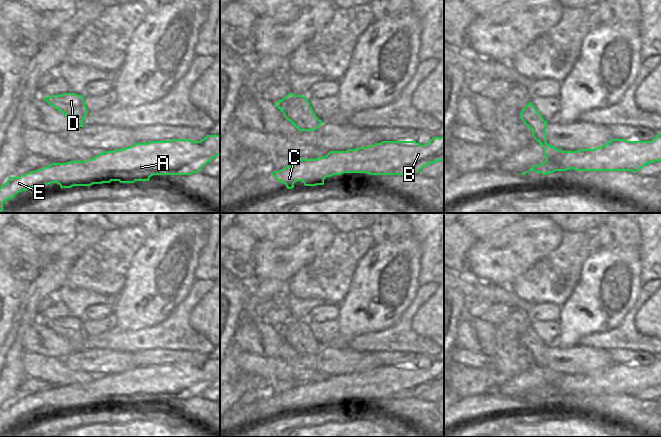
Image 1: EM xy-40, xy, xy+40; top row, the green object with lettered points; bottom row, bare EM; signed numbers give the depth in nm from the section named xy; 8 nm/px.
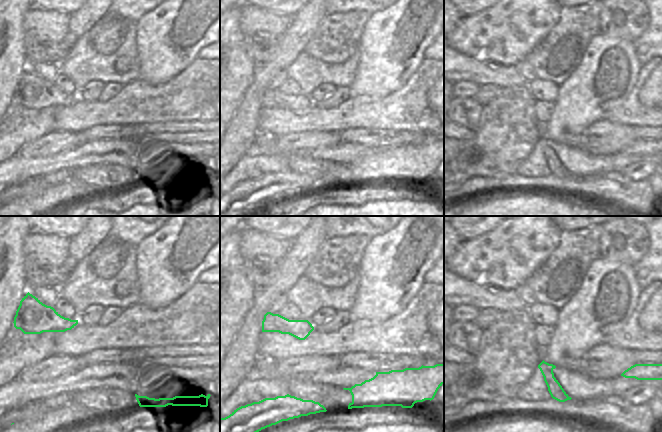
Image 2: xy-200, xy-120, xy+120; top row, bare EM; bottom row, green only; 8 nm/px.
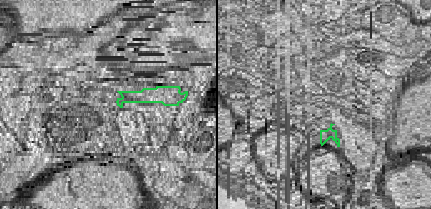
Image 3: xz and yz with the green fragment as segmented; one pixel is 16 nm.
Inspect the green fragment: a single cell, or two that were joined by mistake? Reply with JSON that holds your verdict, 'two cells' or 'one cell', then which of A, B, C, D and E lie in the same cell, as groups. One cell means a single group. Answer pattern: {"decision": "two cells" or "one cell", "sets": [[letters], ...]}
{"decision": "two cells", "sets": [["A", "B", "C", "E"], ["D"]]}

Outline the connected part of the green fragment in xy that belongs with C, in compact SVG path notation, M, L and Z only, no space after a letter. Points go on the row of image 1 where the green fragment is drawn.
M433 137L423 145L415 141L382 141L347 151L330 151L323 157L300 159L271 174L277 181L285 184L287 189L292 189L296 181L303 182L305 186L324 185L326 177L343 173L367 173L369 175L418 173L423 167L437 161L444 161L444 137Z

